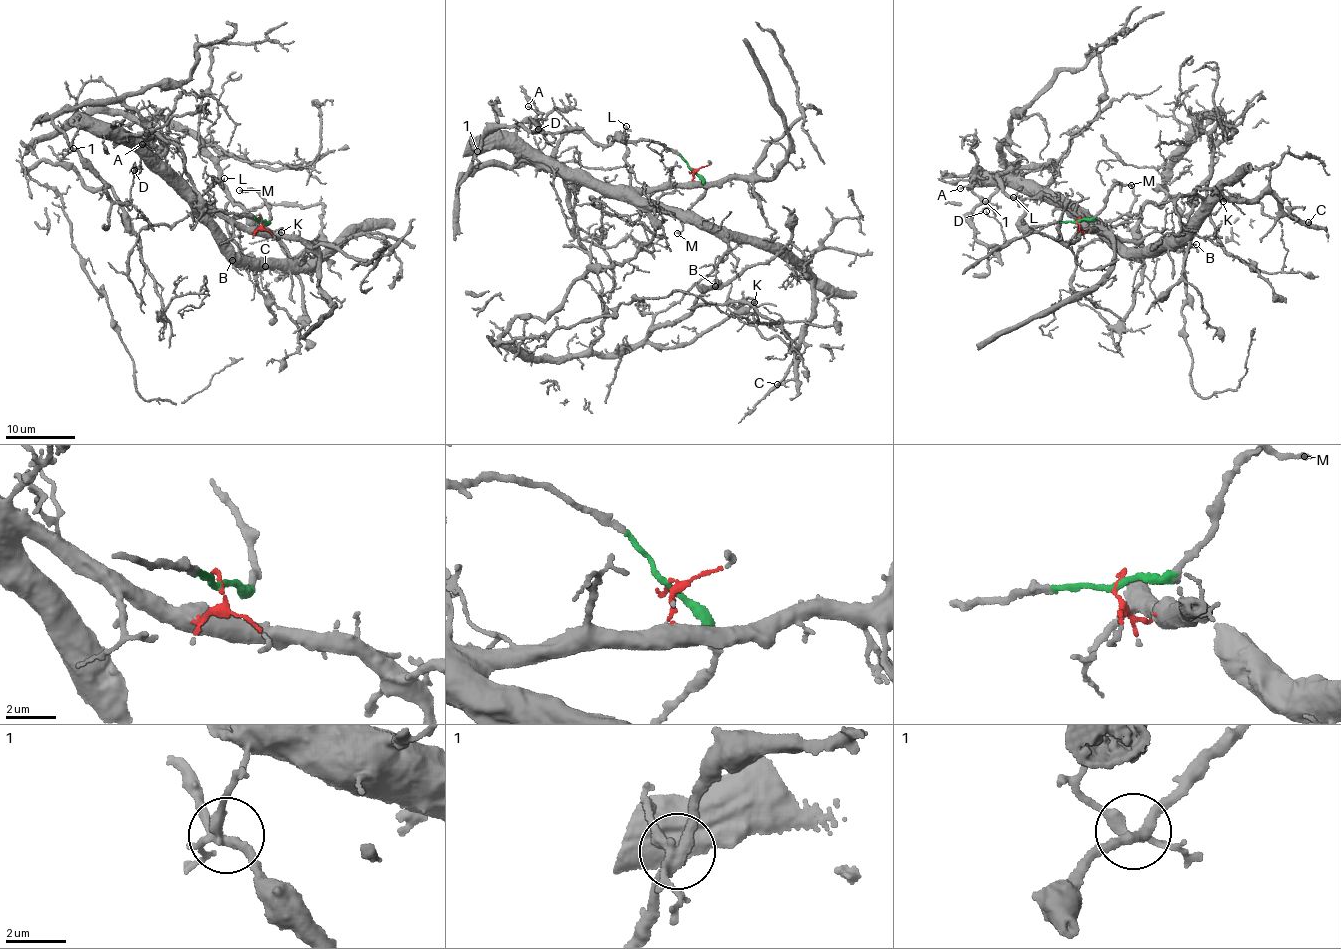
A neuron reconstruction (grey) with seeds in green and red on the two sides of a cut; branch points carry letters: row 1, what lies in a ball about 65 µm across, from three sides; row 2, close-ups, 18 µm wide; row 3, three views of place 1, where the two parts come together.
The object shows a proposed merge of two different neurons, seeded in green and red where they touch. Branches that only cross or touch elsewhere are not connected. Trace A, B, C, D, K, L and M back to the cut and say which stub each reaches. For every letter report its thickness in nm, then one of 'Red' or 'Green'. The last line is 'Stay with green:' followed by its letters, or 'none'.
A: Thickness 120 nm. Red
B: Thickness 160 nm. Red
C: Thickness 140 nm. Red
D: Thickness 120 nm. Green
K: Thickness 140 nm. Red
L: Thickness 130 nm. Red
M: Thickness 140 nm. Green
Stay with green: D, M

